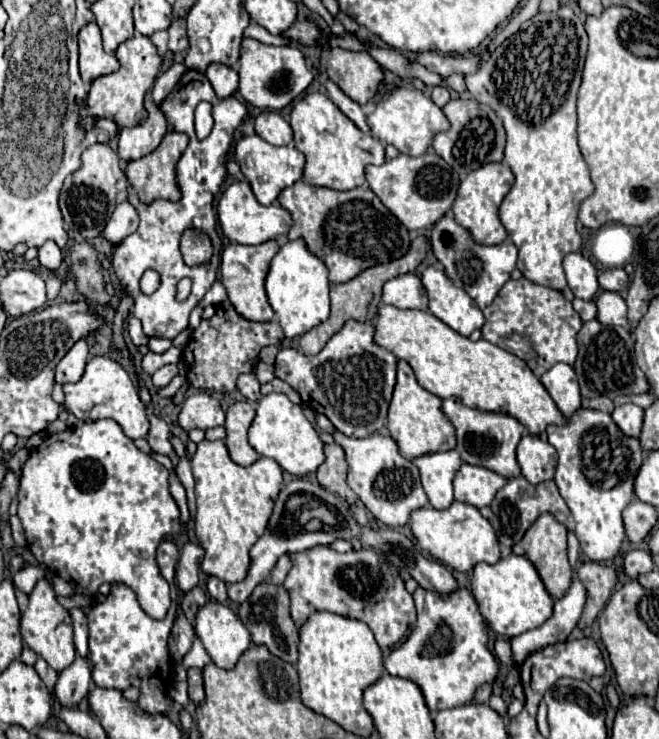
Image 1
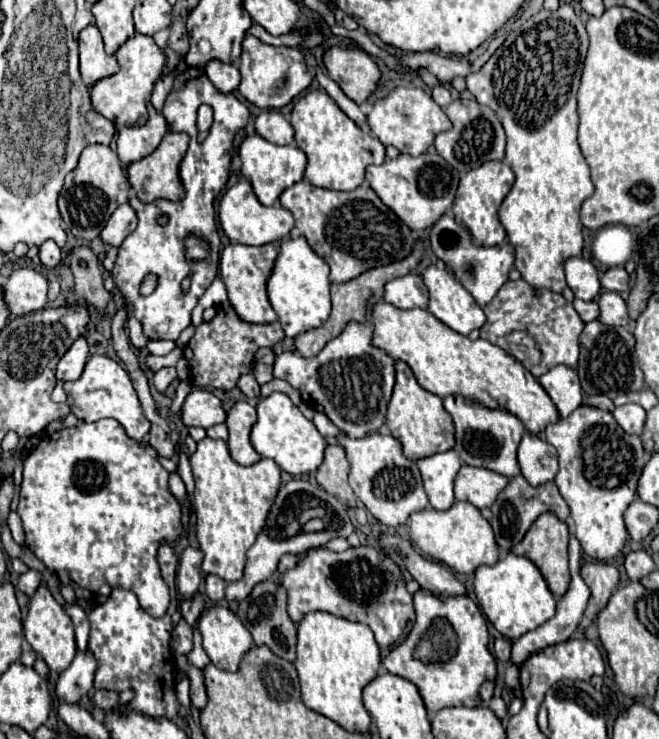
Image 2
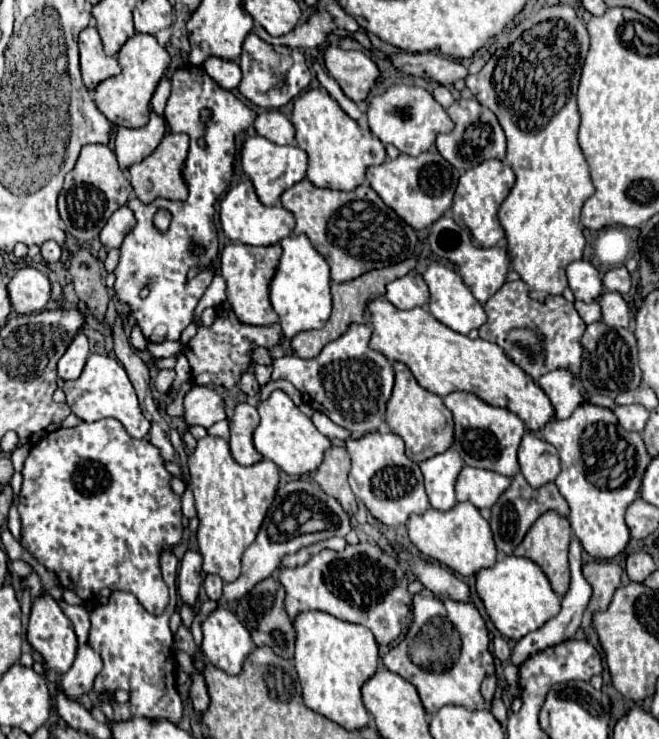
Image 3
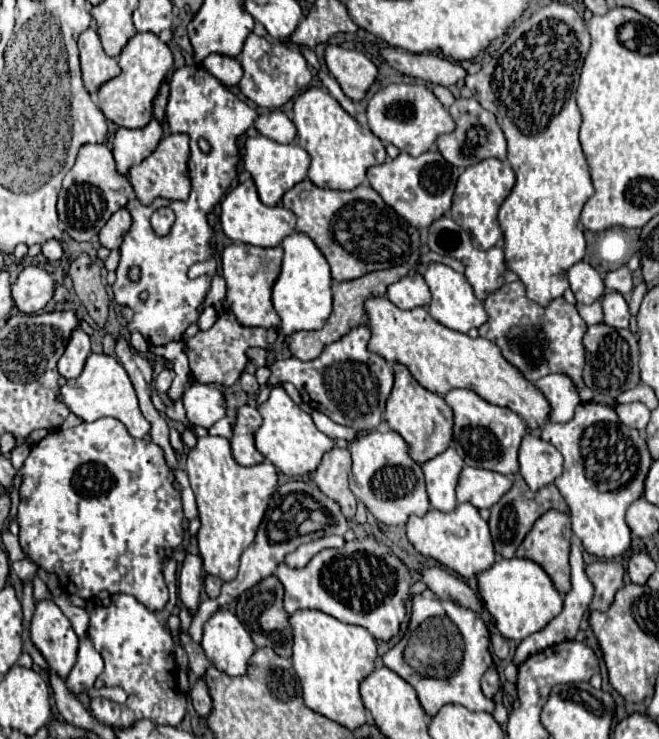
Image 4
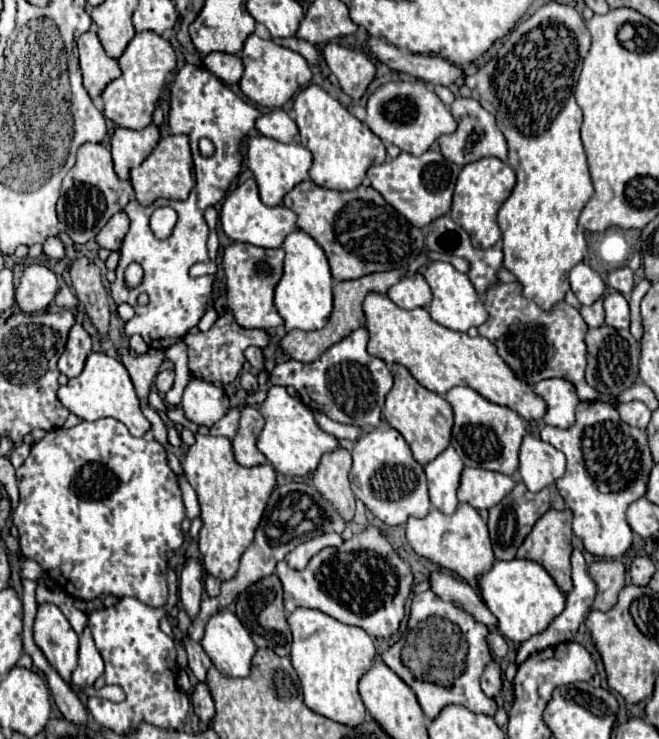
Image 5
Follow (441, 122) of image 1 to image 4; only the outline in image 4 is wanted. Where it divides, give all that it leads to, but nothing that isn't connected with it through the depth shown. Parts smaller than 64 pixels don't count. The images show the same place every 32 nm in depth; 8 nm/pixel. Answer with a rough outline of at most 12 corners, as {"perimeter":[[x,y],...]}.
{"perimeter":[[388,84],[368,126],[410,156],[456,128],[424,84]]}

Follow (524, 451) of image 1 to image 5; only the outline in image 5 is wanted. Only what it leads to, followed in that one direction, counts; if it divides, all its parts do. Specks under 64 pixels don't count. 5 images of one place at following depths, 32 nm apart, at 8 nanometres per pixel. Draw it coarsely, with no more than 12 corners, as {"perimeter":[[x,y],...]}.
{"perimeter":[[526,434],[518,474],[530,492],[554,484],[566,458]]}

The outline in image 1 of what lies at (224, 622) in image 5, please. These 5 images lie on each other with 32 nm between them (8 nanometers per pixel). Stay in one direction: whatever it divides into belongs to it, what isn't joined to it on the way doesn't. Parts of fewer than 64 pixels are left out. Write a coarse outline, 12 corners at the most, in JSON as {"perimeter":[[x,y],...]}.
{"perimeter":[[228,606],[198,610],[194,628],[212,662],[232,670],[252,636]]}

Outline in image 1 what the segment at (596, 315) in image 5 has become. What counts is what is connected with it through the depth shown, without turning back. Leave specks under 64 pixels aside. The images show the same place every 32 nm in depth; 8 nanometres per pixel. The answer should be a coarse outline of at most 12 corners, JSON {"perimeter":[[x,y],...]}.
{"perimeter":[[574,298],[574,310],[580,318],[594,320],[596,304],[594,300]]}

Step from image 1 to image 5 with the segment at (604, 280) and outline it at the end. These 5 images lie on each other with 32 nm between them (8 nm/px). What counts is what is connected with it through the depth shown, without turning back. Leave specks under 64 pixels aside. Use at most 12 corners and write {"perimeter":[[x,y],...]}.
{"perimeter":[[628,266],[610,272],[608,286],[624,296],[634,288]]}

